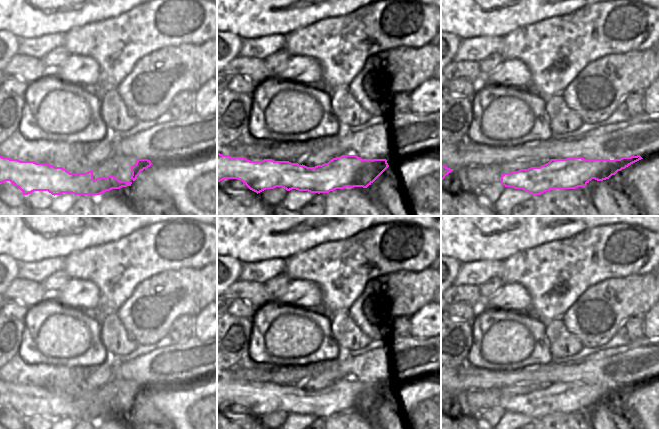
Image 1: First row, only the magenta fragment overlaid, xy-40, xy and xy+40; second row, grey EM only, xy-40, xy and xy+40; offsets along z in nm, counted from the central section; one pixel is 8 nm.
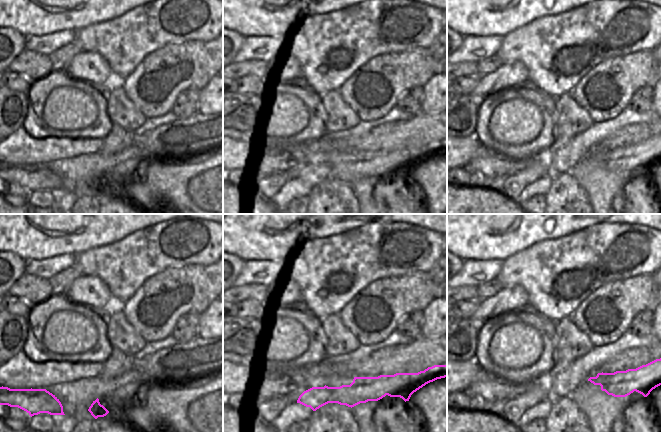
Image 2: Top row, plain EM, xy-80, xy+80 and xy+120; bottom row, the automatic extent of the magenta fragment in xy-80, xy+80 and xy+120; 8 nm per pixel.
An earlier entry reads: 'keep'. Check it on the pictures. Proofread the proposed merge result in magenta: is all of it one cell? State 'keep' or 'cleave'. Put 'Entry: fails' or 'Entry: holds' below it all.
keep
Entry: holds

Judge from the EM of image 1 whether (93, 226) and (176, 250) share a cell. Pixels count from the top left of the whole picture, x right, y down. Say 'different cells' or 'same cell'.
different cells

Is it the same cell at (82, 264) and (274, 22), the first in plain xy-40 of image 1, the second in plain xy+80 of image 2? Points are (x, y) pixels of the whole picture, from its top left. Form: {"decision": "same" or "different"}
{"decision": "different"}

